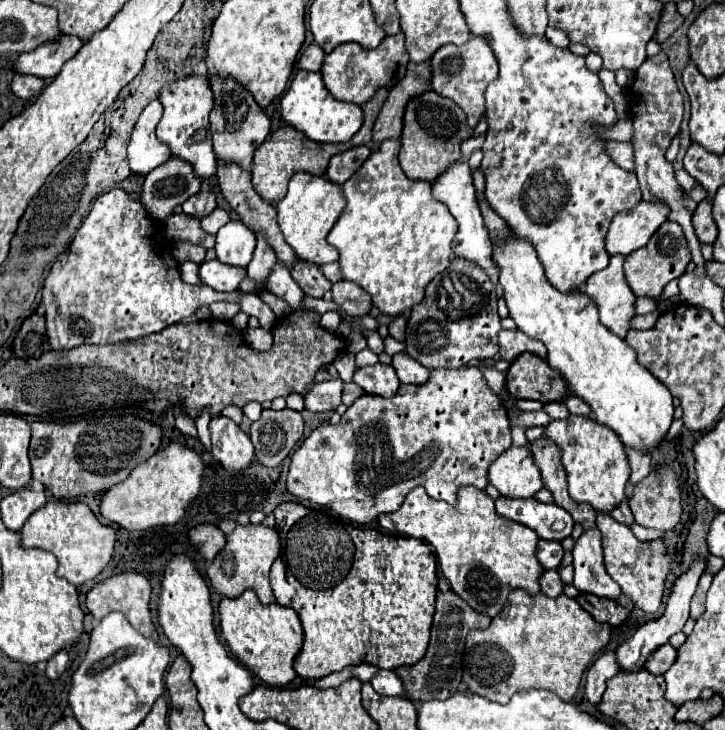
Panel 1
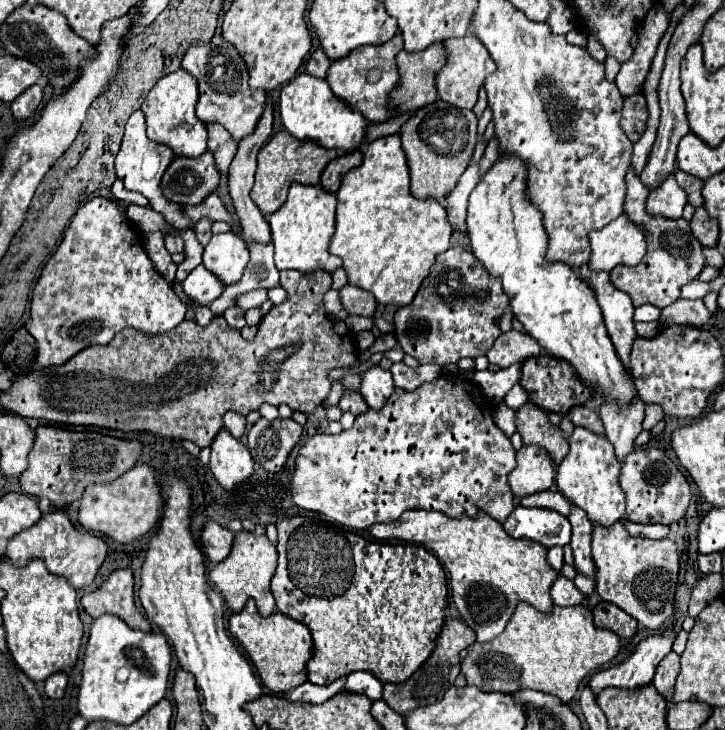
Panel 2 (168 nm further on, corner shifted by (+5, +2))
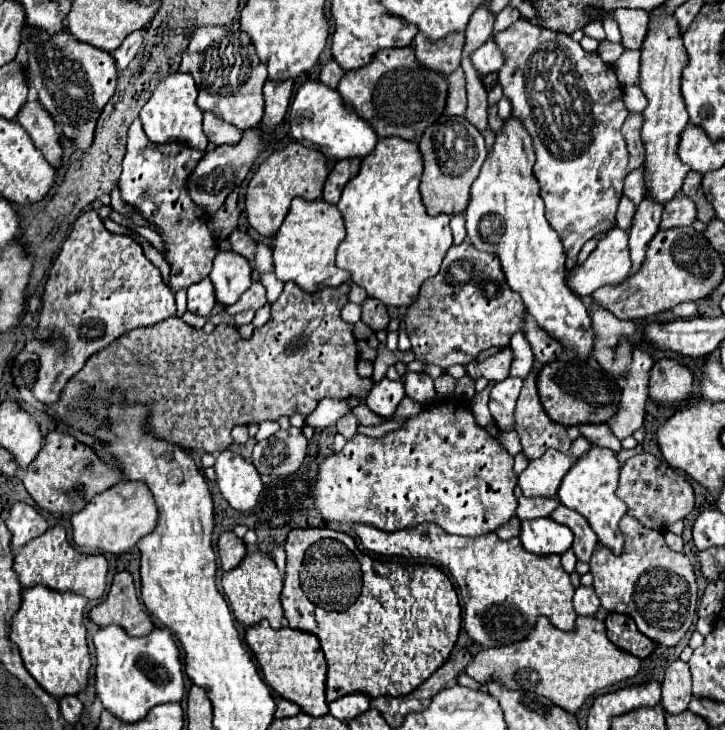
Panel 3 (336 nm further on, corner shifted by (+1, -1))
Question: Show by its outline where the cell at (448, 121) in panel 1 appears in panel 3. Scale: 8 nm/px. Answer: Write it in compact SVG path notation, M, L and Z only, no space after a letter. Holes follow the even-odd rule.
M451 117L451 123L435 123L427 127L423 139L419 141L423 153L423 177L421 177L421 197L429 215L457 215L467 209L471 197L471 183L479 175L481 163L487 157L483 135L465 117Z

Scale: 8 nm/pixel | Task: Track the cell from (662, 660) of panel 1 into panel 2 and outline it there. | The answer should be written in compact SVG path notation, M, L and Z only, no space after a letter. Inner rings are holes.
M673 650L659 662L659 668L655 672L655 678L653 678L653 686L667 698L671 700L671 694L673 694L673 684L675 684L675 678L679 674L679 654L675 654Z

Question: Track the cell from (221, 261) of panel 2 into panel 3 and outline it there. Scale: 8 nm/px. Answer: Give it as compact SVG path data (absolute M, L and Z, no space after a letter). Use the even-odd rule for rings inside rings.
M219 251L213 263L209 279L215 287L215 299L219 305L233 305L251 287L249 261L233 251Z

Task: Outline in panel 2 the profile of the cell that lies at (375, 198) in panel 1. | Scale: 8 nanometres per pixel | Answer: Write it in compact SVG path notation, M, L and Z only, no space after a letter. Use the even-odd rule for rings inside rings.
M399 134L377 138L365 146L363 164L343 176L337 200L335 234L331 238L329 252L343 260L349 284L373 292L379 304L407 306L415 298L421 282L427 278L429 268L435 264L435 256L451 246L451 224L445 208L437 200L419 200L411 196L407 160L401 150Z

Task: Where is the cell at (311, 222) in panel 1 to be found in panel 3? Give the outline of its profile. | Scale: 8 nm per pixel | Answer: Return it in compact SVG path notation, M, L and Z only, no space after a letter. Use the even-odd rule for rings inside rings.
M293 199L291 209L273 239L275 277L283 283L293 281L307 293L317 293L325 287L339 287L349 281L349 271L335 267L335 251L345 239L345 223L335 205L319 201Z

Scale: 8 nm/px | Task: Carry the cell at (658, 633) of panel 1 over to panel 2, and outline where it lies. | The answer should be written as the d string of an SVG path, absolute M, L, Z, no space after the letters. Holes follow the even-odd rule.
M663 630L659 634L643 638L635 650L619 662L617 666L605 668L601 672L595 672L589 680L593 692L597 694L601 688L617 686L617 688L639 688L653 680L655 668L661 662L661 658L671 652L675 640L675 630Z

